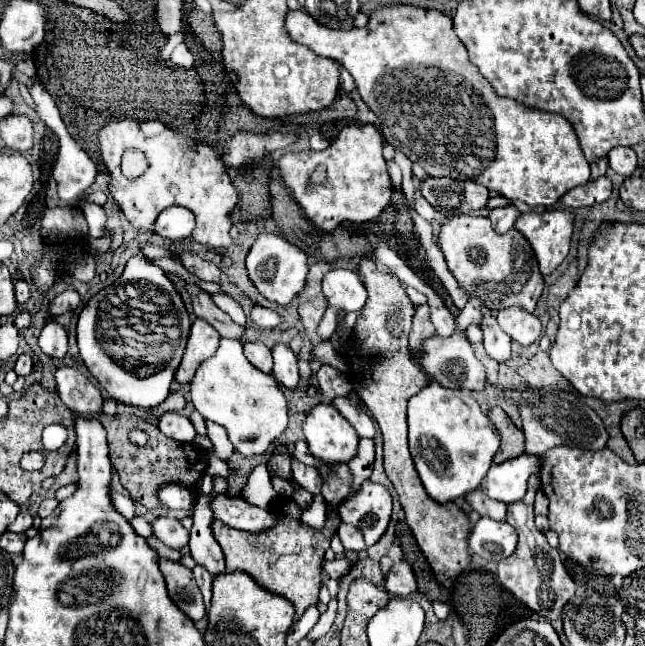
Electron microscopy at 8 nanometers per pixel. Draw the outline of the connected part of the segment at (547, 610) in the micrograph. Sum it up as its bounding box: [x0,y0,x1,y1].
[498,474,576,620]

